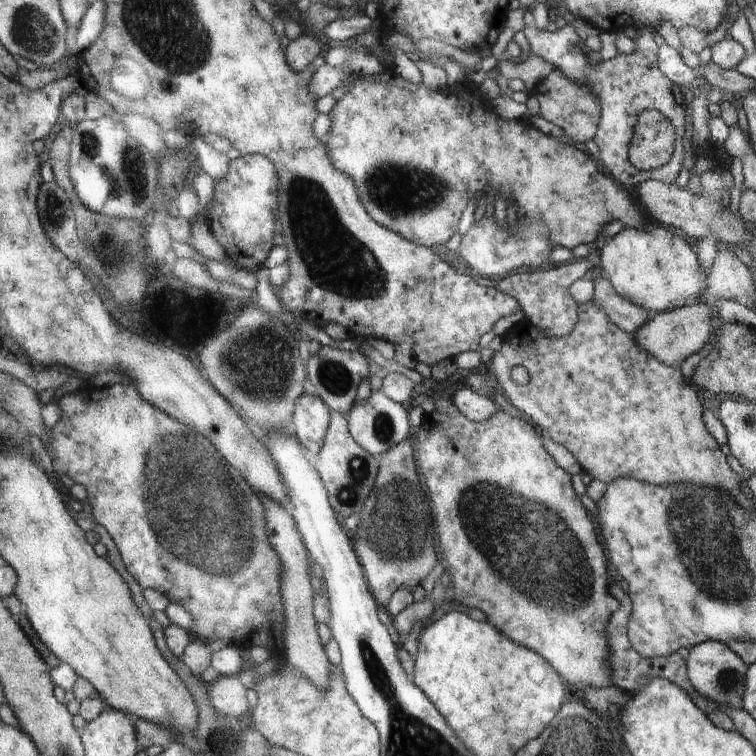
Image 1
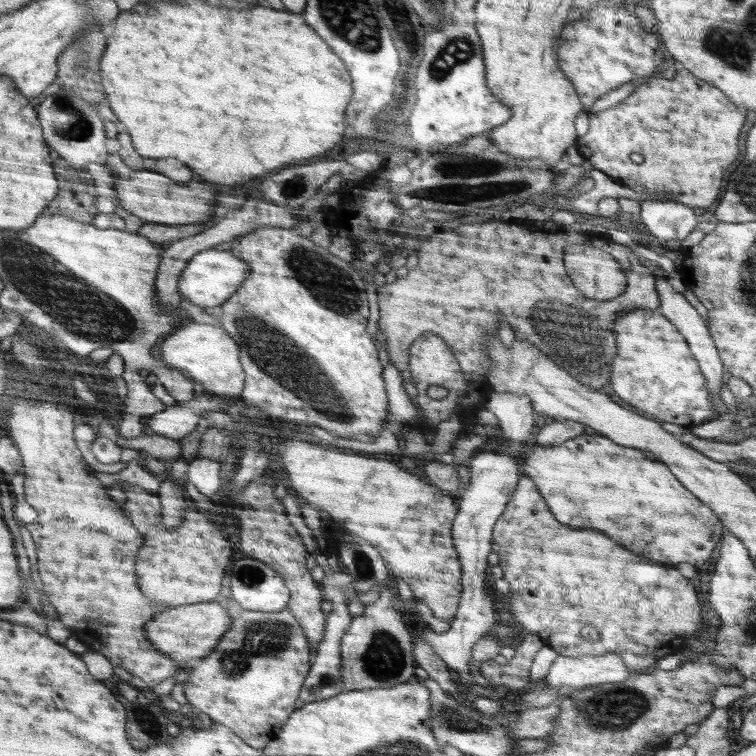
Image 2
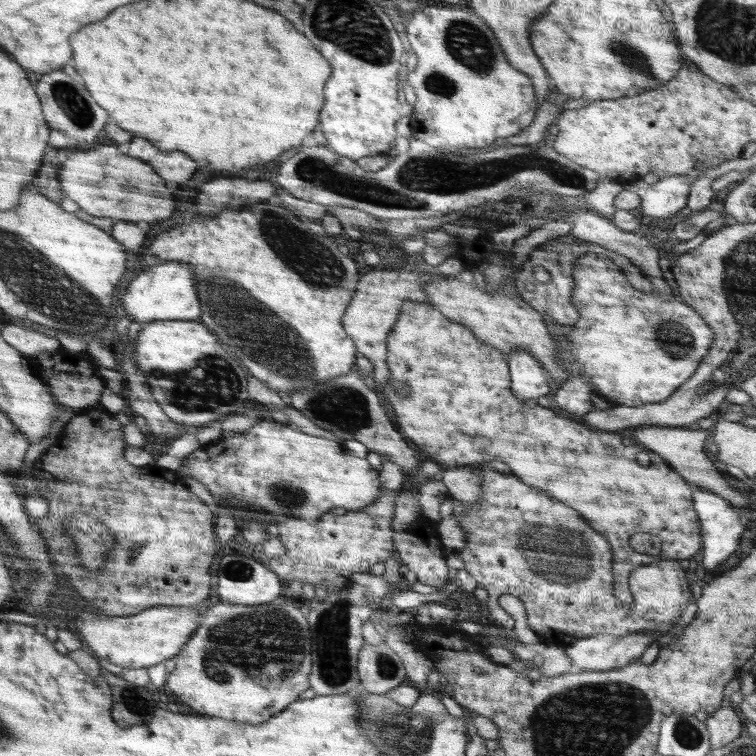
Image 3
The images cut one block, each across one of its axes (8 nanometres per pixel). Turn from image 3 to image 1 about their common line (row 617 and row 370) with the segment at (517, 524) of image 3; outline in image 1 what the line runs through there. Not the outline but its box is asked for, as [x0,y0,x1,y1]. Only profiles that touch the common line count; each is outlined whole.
[487,299,742,498]

